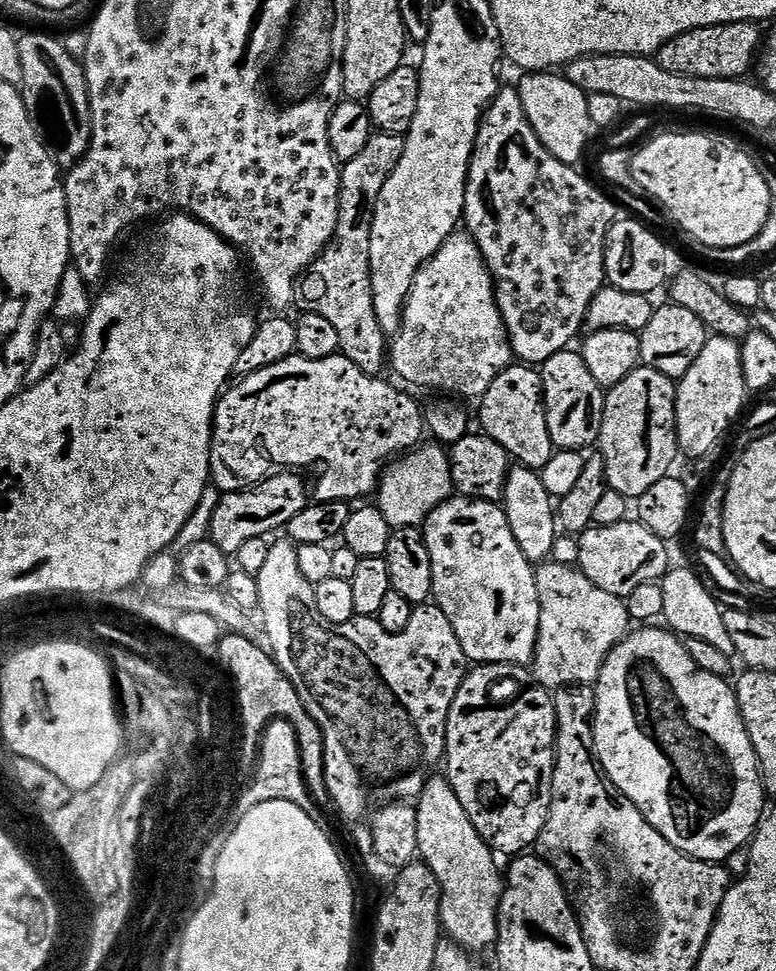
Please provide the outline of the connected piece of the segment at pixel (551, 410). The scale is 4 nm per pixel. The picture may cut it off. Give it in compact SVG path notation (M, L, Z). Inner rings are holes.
M565 350L551 356L542 365L544 377L544 409L546 426L553 445L560 450L588 450L600 439L604 417L605 389L594 382L594 374L586 370L586 362L579 351Z

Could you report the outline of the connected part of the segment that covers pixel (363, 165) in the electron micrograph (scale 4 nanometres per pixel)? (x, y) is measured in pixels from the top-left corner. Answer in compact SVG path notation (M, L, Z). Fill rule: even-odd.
M377 131L366 142L366 146L362 146L362 154L358 154L352 160L347 161L340 170L340 209L338 210L338 226L336 232L332 236L332 240L328 243L328 247L320 253L320 257L315 260L305 272L300 273L300 278L296 282L296 299L297 305L305 312L313 312L314 314L322 314L322 318L329 320L334 330L338 333L338 342L340 343L340 352L349 360L354 362L354 366L358 366L358 370L362 370L368 376L379 377L383 368L386 368L386 337L382 326L378 326L378 314L374 314L374 298L372 297L372 275L370 274L370 230L372 229L372 206L376 203L376 196L382 190L382 186L386 182L386 178L390 178L390 174L394 170L394 166L398 166L398 158L402 158L402 150L404 149L404 137L395 136L389 132Z

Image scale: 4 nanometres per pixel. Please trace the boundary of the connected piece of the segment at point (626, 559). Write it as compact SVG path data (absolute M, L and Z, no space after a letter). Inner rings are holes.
M634 518L615 523L613 526L593 525L579 533L577 567L593 582L601 587L606 594L626 600L642 582L661 581L670 570L672 562L666 548L667 543L648 529L643 523Z

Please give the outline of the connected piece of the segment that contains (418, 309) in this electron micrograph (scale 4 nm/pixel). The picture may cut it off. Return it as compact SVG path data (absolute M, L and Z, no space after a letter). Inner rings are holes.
M453 234L452 237L421 266L418 270L418 274L414 278L414 284L410 286L410 292L404 303L404 313L402 314L400 329L396 331L395 336L391 337L390 340L390 368L393 368L406 383L413 384L416 388L433 388L434 391L440 392L436 394L447 394L452 398L460 398L456 396L473 396L473 398L479 398L483 396L484 391L490 386L490 382L494 382L494 378L498 378L498 374L502 374L502 370L506 370L508 365L513 363L513 360L512 347L508 341L508 331L504 325L502 314L496 305L496 285L492 276L489 274L486 265L484 265L484 260L480 256L480 251L476 243L472 240L472 237L467 234Z

